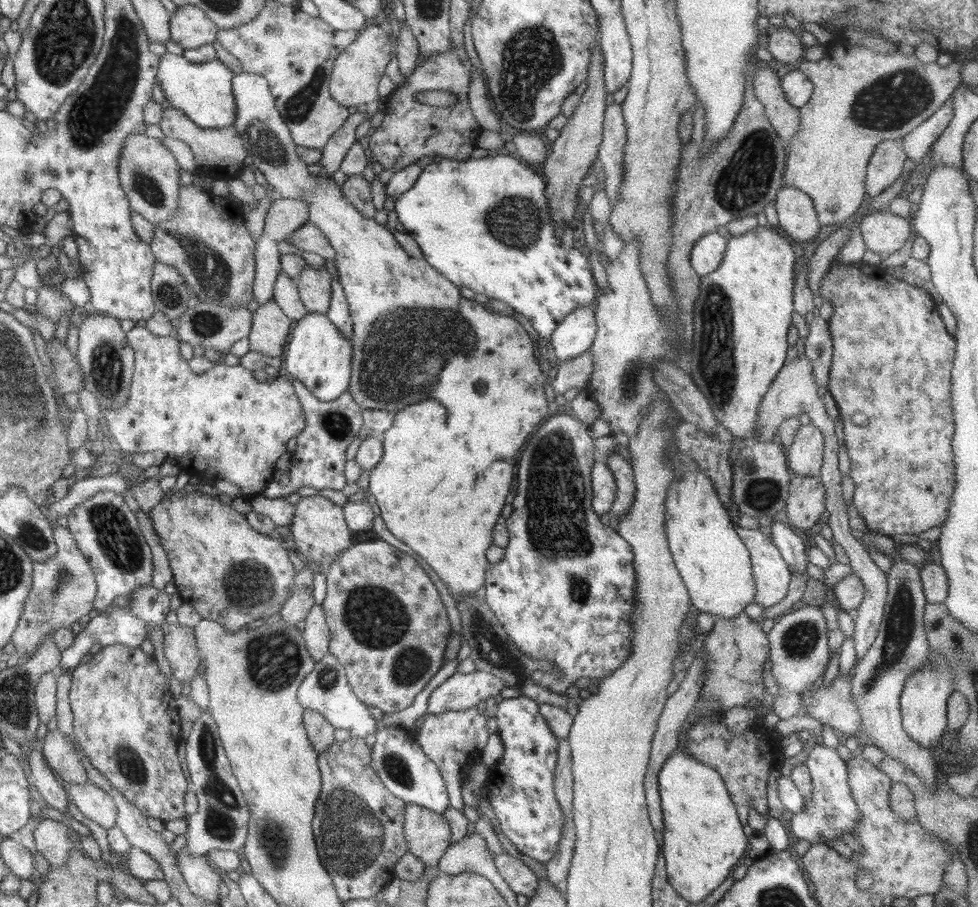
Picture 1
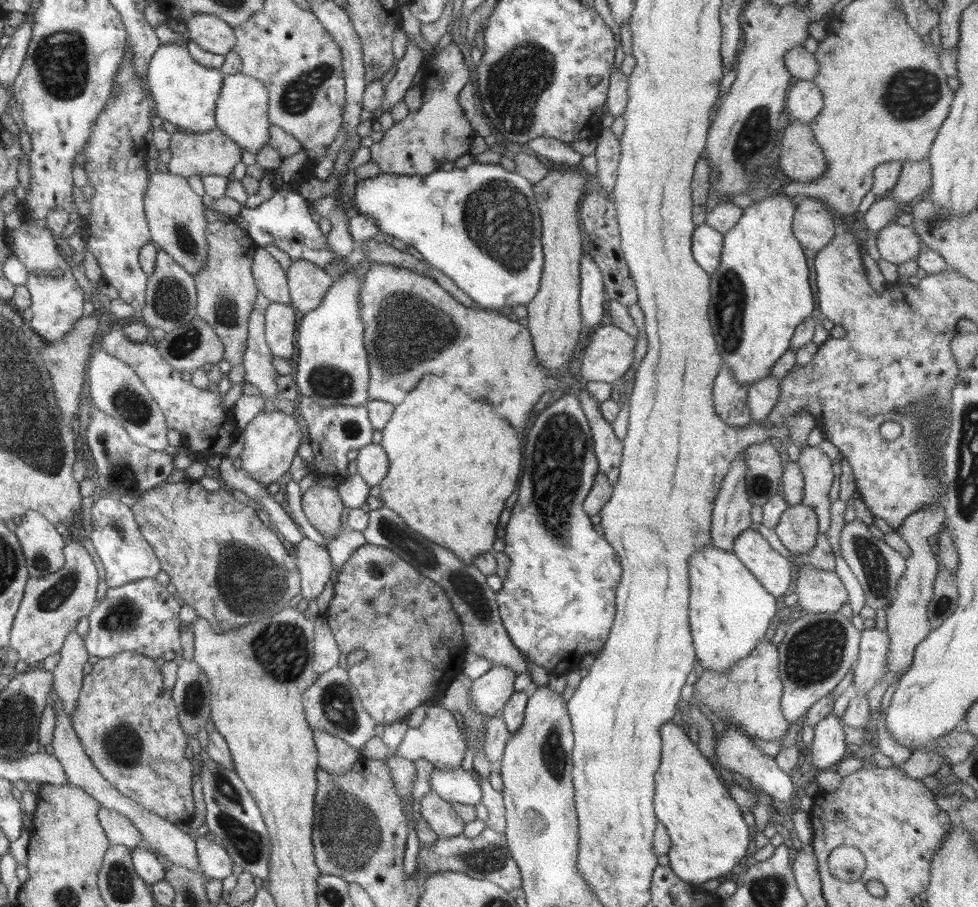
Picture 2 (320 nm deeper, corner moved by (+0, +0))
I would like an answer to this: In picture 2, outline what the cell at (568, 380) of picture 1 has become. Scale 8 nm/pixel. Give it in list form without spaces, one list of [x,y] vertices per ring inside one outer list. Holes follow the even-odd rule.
[[[601,326],[593,335],[592,341],[582,350],[577,362],[580,363],[578,374],[586,379],[584,382],[594,380],[594,382],[609,382],[613,384],[622,378],[627,370],[634,364],[634,347],[636,339],[625,330],[614,328],[613,326]]]

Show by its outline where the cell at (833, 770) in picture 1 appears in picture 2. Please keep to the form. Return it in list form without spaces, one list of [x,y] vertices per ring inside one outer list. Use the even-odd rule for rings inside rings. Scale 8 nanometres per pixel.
[[[834,713],[826,716],[814,730],[808,756],[810,768],[820,771],[841,762],[846,757],[847,744],[844,740],[846,736],[840,725],[840,719]]]

